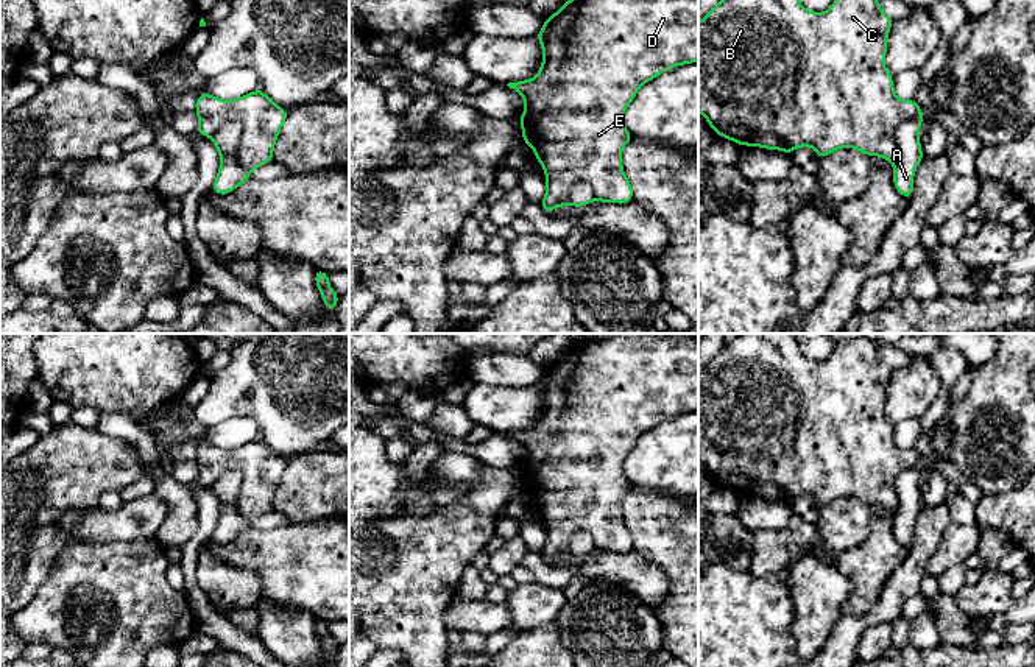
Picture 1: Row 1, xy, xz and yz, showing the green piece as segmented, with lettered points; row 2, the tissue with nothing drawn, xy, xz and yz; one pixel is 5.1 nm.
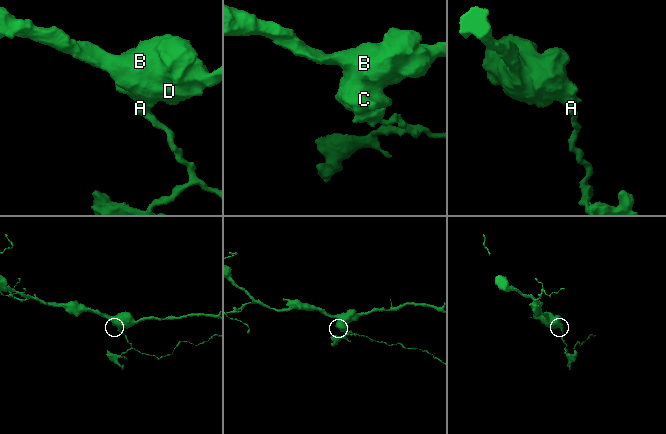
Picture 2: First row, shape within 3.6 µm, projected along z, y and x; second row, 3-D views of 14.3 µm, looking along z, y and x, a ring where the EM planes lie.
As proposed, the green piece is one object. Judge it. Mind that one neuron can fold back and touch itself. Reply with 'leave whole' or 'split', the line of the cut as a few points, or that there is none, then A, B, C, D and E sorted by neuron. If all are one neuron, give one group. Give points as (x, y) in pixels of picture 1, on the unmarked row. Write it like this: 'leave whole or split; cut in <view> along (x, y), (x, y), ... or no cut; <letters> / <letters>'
split; cut in xy along (228, 469), (237, 469), (242, 476), (236, 508), (248, 521); A / B C D E

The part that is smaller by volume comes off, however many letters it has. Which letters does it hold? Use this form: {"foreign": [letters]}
{"foreign": ["A"]}

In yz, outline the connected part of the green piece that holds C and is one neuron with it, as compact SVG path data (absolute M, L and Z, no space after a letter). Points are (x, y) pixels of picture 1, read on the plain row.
M737 334L698 371L698 460L717 485L744 496L779 499L790 503L800 496L812 496L818 508L839 497L854 497L867 505L879 505L887 511L896 511L899 500L895 483L906 469L924 469L924 463L915 449L901 449L893 438L893 424L885 418L887 386L893 369L882 360L876 343L868 338L839 341L832 355L825 362L807 360L798 349L792 334Z

